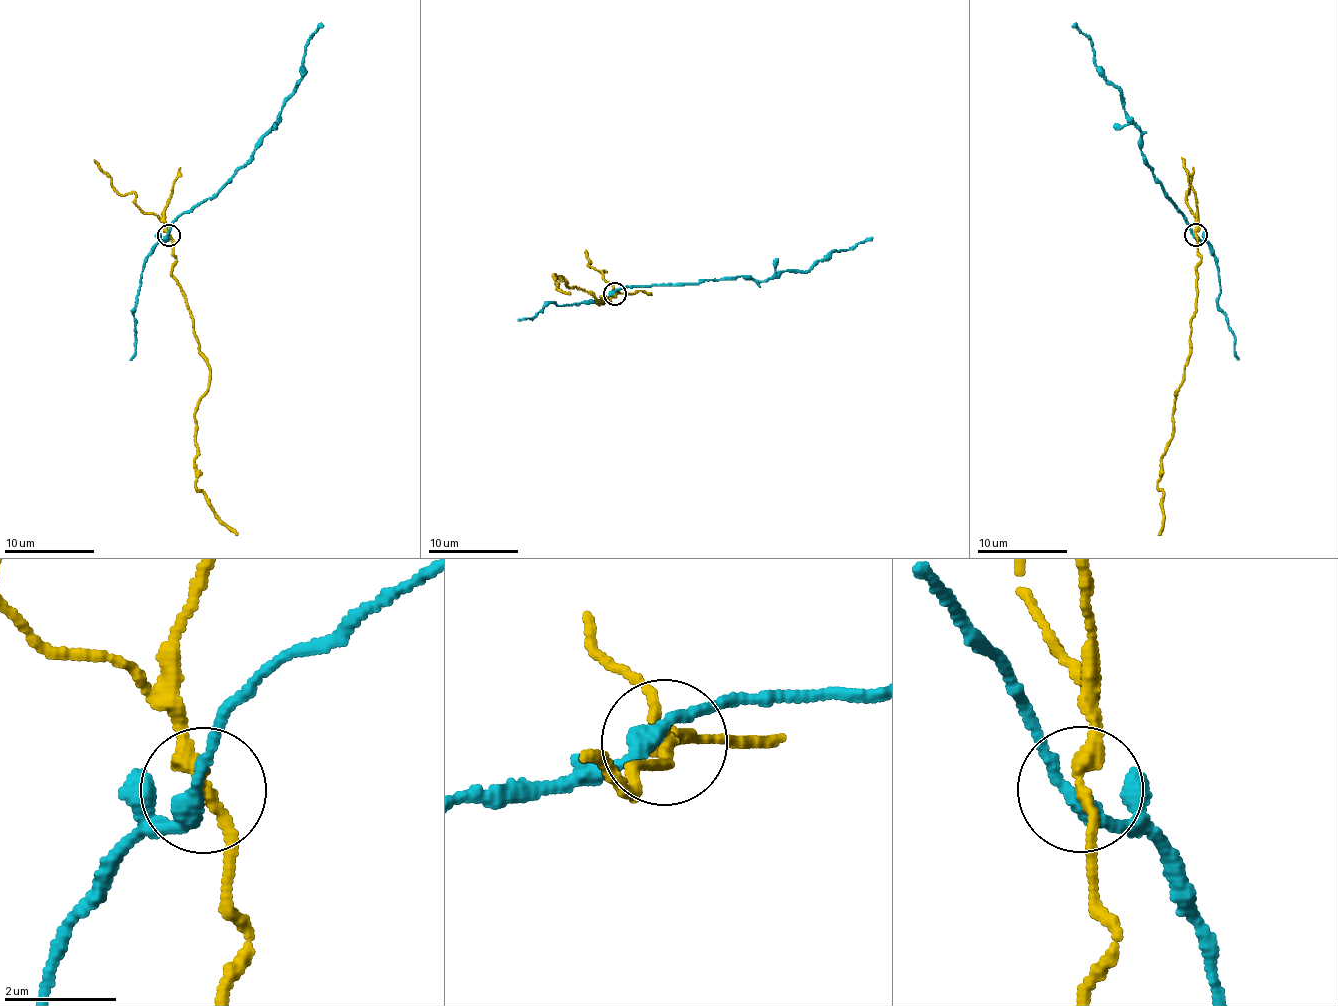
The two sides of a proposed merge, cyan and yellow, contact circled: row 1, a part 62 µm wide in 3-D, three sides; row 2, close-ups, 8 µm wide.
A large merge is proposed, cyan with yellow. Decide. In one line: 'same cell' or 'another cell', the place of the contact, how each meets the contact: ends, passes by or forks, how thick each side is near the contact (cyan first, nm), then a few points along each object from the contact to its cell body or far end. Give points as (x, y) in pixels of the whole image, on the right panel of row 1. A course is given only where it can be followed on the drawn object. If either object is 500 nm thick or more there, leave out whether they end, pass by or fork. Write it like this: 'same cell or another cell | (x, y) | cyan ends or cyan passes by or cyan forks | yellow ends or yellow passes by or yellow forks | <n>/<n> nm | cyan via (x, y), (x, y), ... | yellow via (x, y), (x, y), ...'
another cell | (1195, 234) | cyan passes by | yellow passes by | 280/240 nm | cyan via (1195, 235), (1152, 173), (1139, 126), (1126, 113), (1119, 88), (1104, 77), (1093, 57), (1093, 45), (1071, 25) | yellow via (1195, 235), (1196, 308), (1171, 417), (1173, 437), (1161, 460), (1161, 535)

